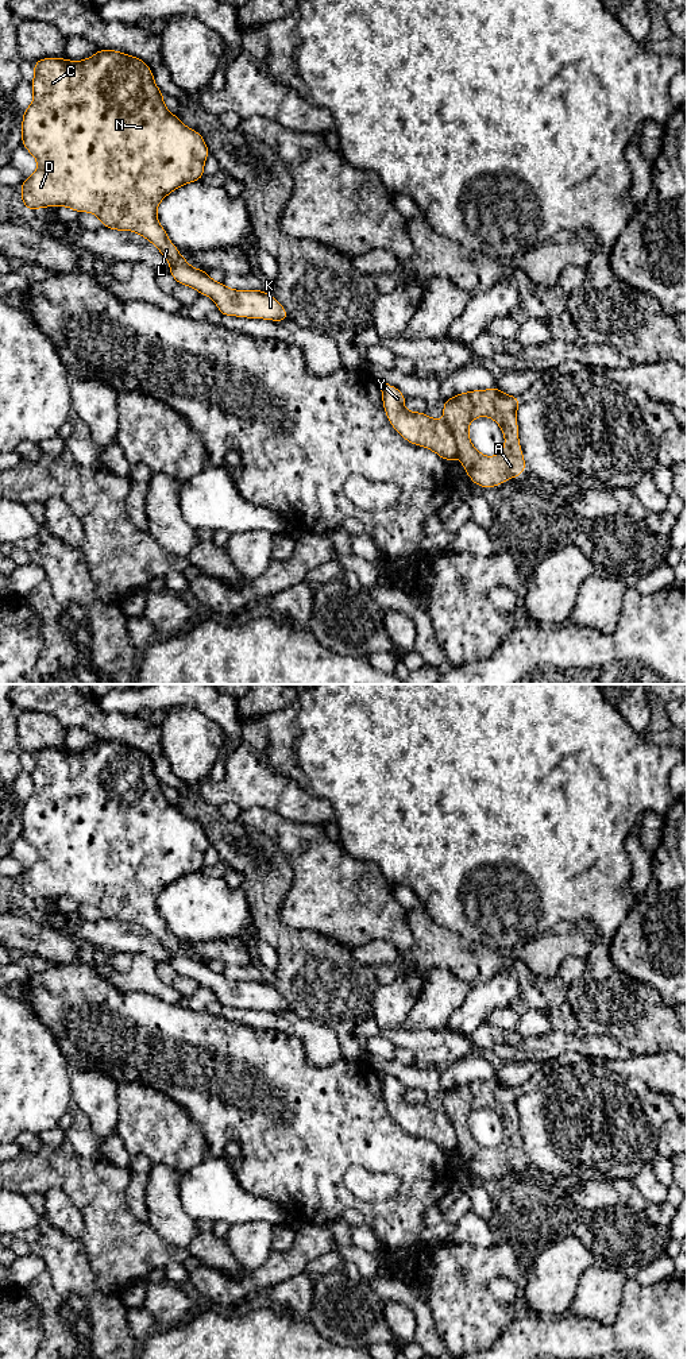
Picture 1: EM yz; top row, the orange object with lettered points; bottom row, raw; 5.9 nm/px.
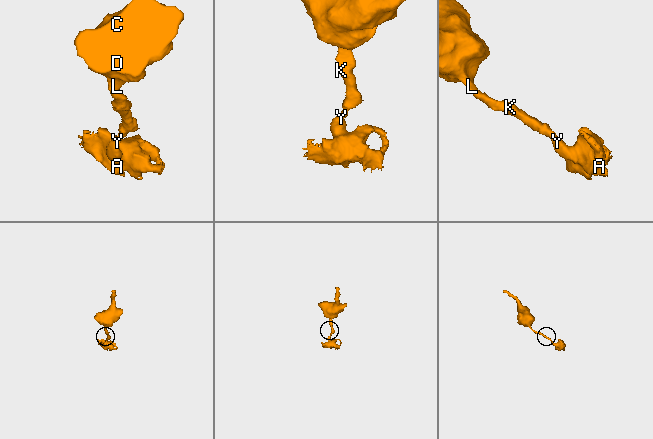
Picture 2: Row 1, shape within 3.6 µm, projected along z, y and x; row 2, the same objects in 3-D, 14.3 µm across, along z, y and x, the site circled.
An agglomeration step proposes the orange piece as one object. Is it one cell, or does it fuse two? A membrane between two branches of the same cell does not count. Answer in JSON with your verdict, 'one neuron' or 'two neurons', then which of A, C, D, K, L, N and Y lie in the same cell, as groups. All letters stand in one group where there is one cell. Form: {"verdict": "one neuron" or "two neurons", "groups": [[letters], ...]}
{"verdict": "two neurons", "groups": [["A"], ["C", "D", "K", "L", "N", "Y"]]}

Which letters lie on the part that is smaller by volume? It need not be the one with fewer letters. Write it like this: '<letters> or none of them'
A

